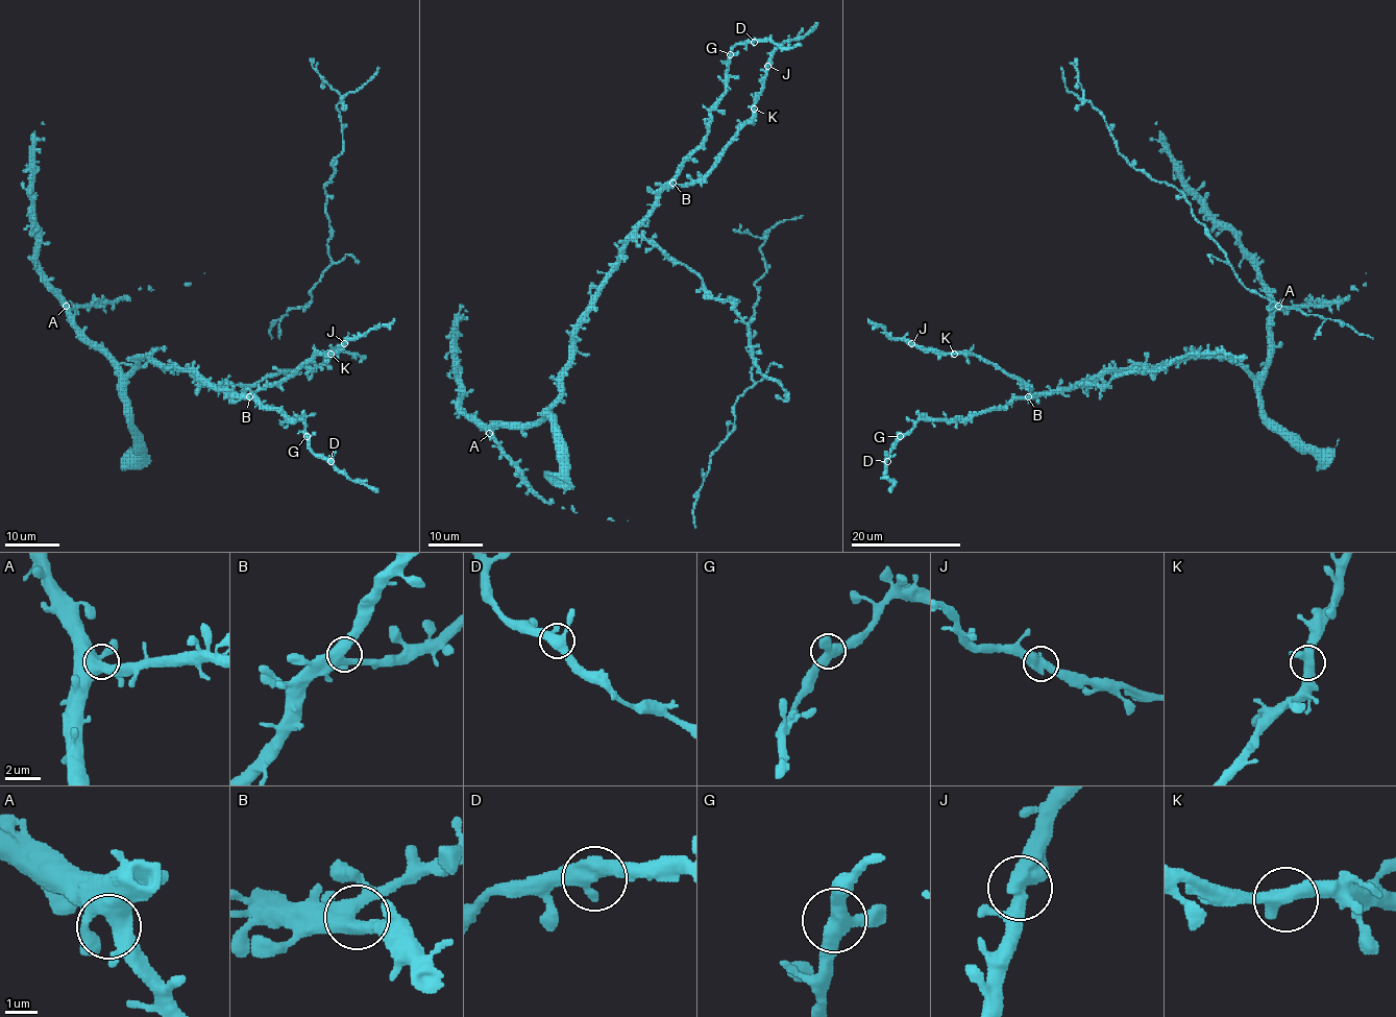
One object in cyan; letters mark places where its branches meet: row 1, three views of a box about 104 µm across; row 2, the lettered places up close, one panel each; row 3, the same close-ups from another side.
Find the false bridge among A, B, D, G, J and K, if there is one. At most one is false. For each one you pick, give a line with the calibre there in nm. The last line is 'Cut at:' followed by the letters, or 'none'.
Cut at: none

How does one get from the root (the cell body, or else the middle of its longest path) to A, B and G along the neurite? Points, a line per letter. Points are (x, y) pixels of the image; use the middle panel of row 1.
A: (678, 263), (633, 237), (574, 337), (574, 359), (559, 396), (539, 419), (499, 424), (489, 433)
B: (678, 263), (671, 262), (637, 233), (637, 223), (672, 183)
G: (678, 263), (644, 240), (637, 223), (707, 134), (712, 104), (725, 91), (730, 54)

